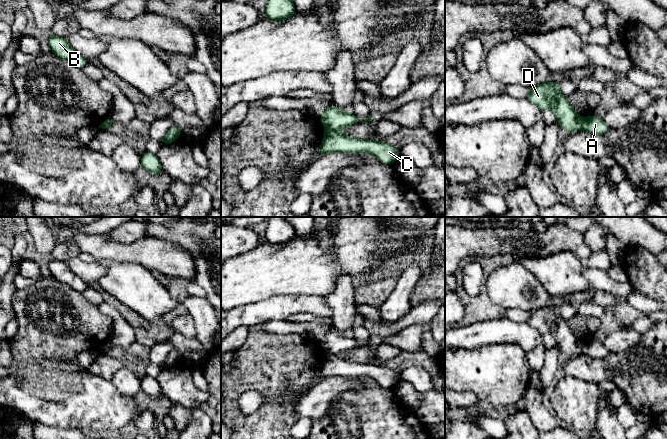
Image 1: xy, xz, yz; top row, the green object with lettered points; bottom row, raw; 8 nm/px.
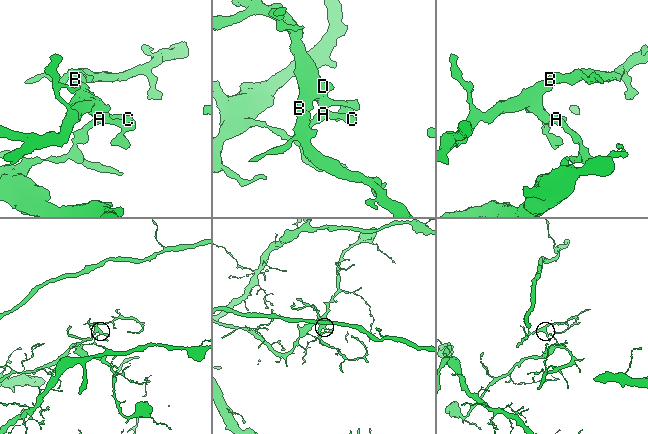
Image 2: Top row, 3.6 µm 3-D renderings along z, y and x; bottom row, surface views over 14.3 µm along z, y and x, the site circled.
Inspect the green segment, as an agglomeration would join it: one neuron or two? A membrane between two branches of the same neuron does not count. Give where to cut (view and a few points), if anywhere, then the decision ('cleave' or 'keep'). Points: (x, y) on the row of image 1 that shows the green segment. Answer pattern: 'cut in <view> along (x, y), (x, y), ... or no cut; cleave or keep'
cut in xz along (327, 128), (336, 131); cleave

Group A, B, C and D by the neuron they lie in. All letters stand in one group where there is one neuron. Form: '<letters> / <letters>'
A C / B D

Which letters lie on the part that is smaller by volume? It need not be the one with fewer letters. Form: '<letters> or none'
B, D

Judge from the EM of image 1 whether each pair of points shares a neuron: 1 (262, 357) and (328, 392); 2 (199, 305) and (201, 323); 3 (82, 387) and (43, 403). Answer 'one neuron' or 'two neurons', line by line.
1: two neurons
2: one neuron
3: one neuron

